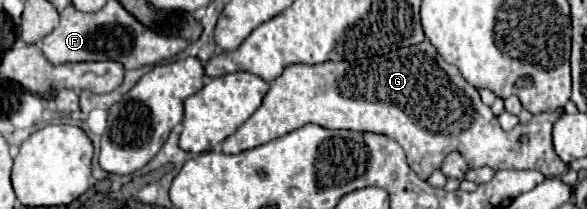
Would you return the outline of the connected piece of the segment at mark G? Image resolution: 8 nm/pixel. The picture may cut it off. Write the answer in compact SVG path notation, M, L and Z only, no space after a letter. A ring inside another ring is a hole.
M424 40L422 44L414 44L412 48L398 48L396 52L384 56L372 56L358 64L348 62L322 62L322 64L290 64L284 72L270 84L268 94L262 100L262 106L232 134L224 140L222 150L226 154L238 154L250 150L254 146L266 144L274 138L280 138L304 124L318 124L324 128L348 128L358 132L376 132L394 138L406 152L410 168L422 178L428 180L430 174L440 168L444 156L452 150L460 152L470 168L488 166L492 170L538 170L546 178L548 176L562 176L568 166L556 156L552 146L552 128L554 122L564 116L564 108L556 108L550 112L536 114L528 124L518 124L514 130L506 132L500 128L498 118L480 100L480 94L474 86L470 86L460 70L438 54L438 50ZM528 134L528 144L520 144L518 136Z

